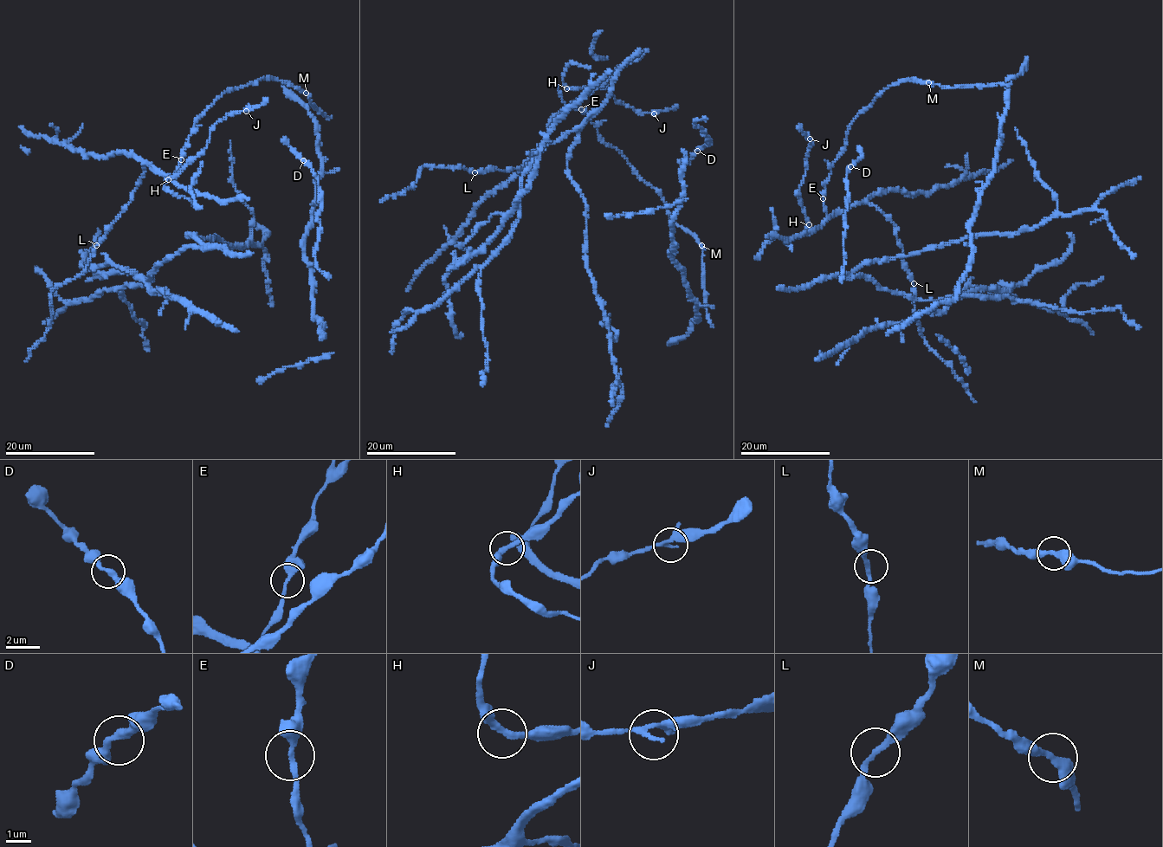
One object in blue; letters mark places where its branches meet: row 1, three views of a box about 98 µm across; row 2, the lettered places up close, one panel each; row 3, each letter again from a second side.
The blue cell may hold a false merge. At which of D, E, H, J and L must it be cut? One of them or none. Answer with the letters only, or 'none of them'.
none of them

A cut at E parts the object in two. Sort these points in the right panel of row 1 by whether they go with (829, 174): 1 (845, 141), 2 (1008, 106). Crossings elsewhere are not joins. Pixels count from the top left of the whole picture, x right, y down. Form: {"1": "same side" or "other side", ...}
{"1": "same side", "2": "other side"}

